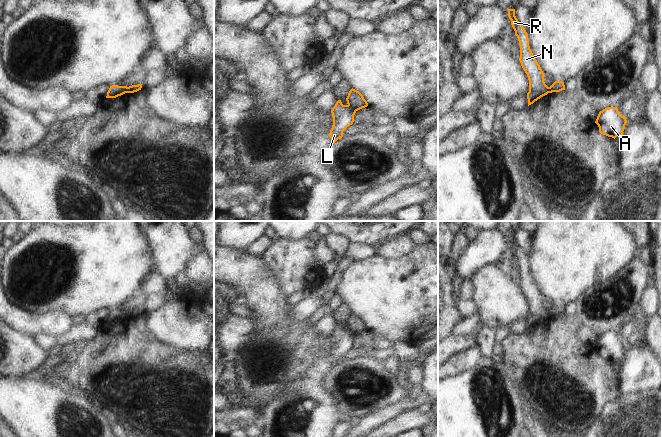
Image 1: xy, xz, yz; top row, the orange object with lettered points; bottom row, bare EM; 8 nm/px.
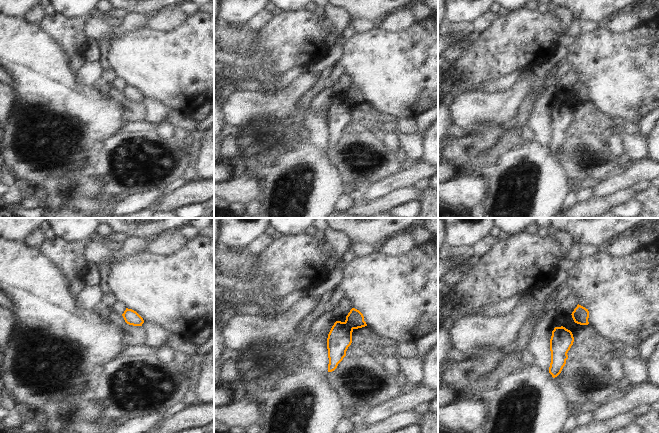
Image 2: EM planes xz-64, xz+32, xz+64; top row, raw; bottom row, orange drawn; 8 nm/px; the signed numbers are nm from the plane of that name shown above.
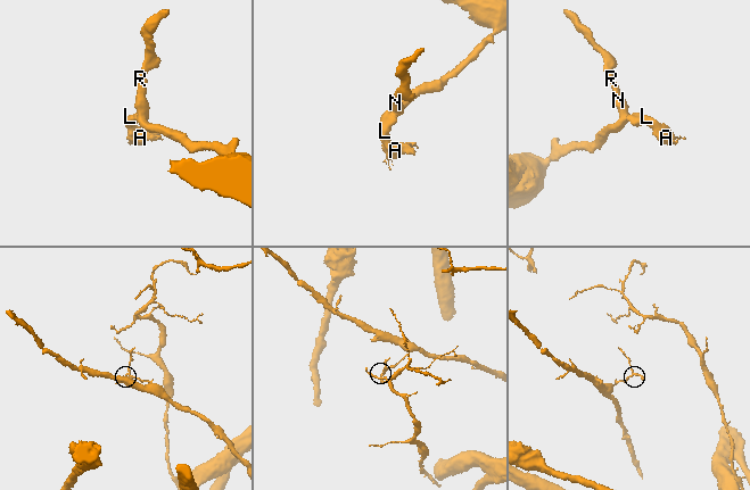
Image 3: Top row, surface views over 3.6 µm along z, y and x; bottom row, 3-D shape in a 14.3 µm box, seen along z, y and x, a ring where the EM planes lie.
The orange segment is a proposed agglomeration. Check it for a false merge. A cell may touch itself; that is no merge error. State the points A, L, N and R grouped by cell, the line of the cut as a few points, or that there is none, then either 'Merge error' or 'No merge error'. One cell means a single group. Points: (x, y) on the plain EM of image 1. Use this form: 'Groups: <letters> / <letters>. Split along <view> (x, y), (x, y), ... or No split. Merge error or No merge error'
Groups: A L / N R. Split along xz (347, 329), (356, 334). Merge error.

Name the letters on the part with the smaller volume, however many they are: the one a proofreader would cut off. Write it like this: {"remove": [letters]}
{"remove": ["A", "L"]}

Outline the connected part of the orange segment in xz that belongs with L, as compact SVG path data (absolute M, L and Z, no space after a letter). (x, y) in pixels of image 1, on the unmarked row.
M338 324L331 334L333 349L329 357L332 368L343 361L343 355L353 348L356 334Z

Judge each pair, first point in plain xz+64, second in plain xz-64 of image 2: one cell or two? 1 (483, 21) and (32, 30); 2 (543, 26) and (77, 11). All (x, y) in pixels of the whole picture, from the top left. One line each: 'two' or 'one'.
1: two
2: two

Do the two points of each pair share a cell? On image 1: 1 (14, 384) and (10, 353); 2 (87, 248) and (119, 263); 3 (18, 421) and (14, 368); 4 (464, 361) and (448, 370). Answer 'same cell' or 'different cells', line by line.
1: different cells
2: same cell
3: different cells
4: same cell

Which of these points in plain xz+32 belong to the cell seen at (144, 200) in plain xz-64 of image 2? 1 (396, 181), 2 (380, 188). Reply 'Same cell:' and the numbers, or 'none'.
Same cell: 1, 2

